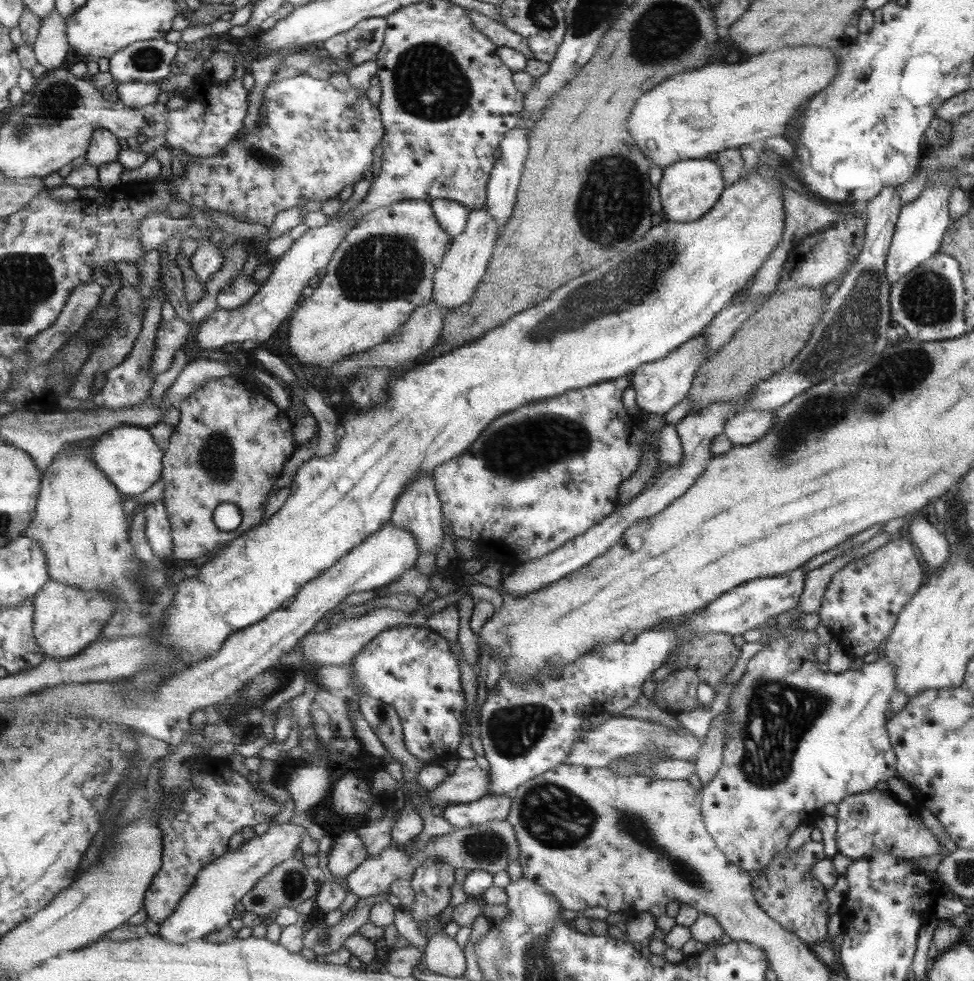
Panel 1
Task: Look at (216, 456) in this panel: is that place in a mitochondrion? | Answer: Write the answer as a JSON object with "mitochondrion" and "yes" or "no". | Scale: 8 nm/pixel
{"mitochondrion":"yes"}

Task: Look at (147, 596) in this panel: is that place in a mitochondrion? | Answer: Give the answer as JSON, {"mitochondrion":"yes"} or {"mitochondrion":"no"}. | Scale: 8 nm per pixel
{"mitochondrion":"yes"}

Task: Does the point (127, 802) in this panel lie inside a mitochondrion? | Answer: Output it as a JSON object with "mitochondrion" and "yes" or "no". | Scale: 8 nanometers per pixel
{"mitochondrion":"yes"}

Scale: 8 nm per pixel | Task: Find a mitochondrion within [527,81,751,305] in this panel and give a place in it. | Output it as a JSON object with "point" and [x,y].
{"point":[599,210]}

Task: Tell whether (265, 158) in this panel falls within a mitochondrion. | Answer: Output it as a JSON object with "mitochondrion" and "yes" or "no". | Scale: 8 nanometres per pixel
{"mitochondrion":"yes"}

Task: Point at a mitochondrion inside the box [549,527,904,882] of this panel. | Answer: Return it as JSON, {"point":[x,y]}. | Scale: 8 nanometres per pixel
{"point":[778,714]}

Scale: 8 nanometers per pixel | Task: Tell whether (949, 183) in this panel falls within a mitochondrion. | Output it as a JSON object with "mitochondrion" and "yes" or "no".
{"mitochondrion":"no"}

